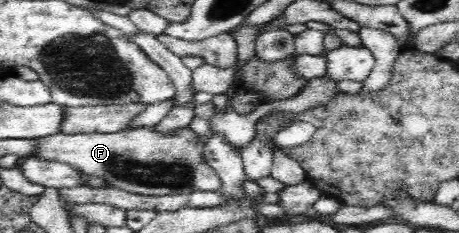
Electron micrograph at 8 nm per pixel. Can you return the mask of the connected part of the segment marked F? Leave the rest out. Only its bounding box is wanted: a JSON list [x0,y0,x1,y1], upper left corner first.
[34,127,222,195]

